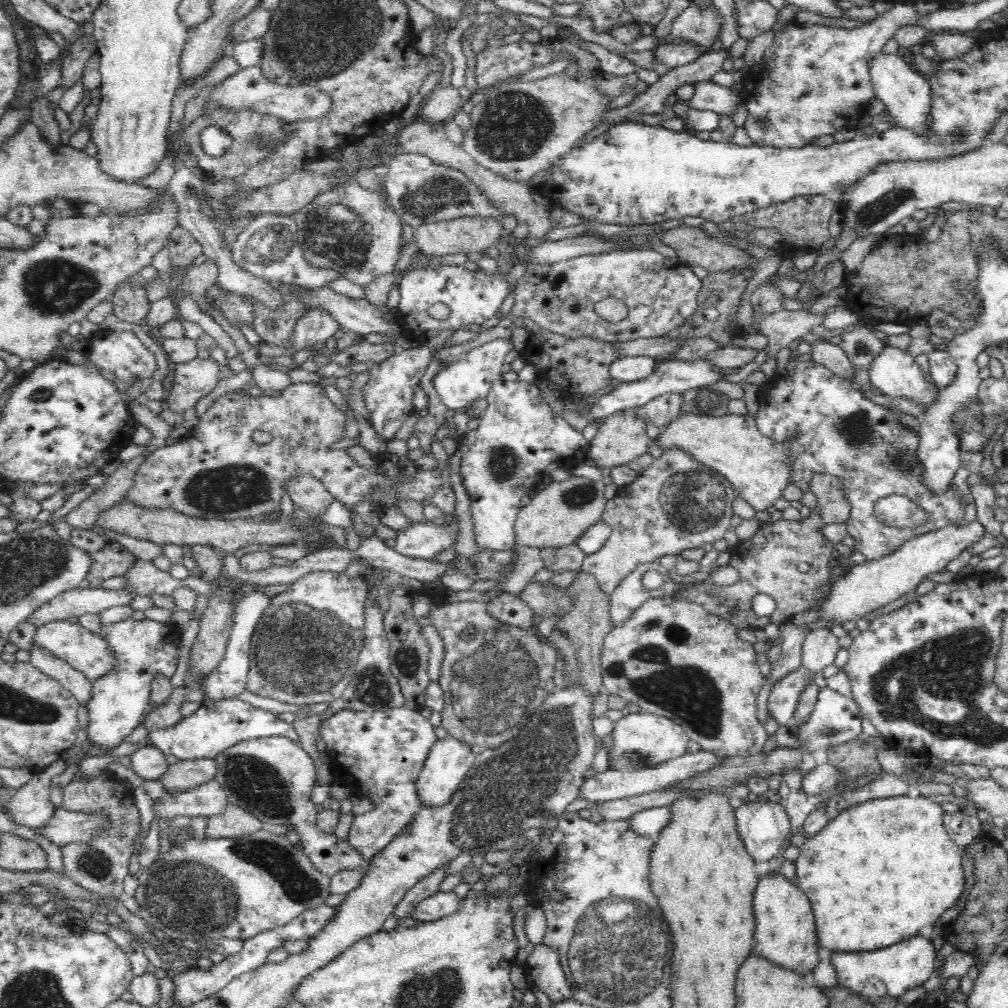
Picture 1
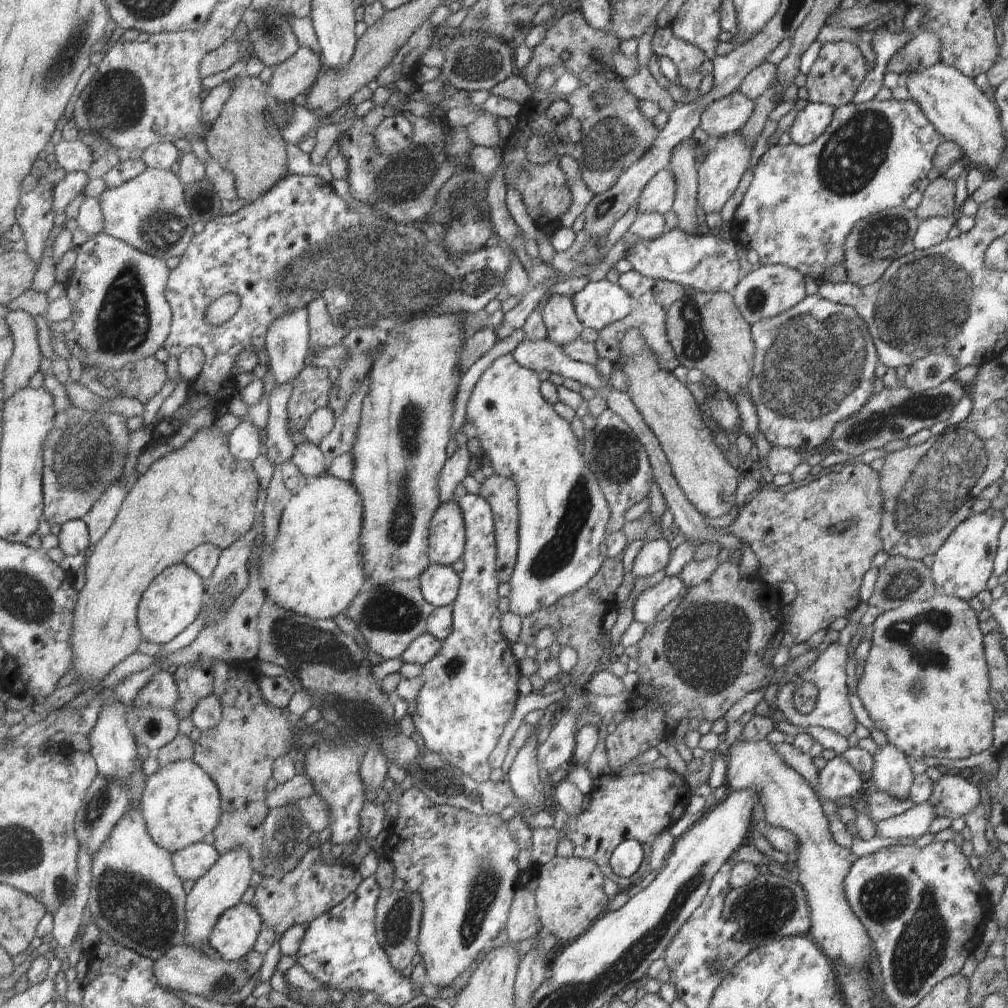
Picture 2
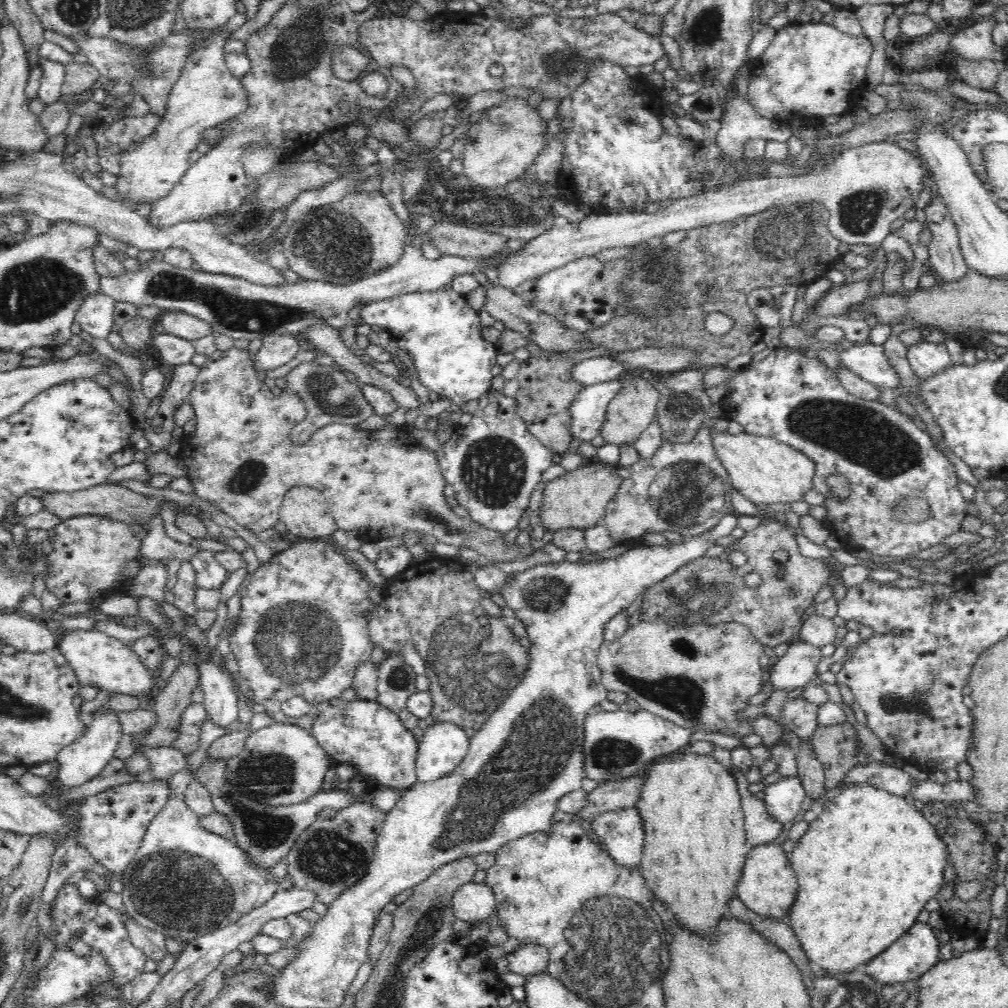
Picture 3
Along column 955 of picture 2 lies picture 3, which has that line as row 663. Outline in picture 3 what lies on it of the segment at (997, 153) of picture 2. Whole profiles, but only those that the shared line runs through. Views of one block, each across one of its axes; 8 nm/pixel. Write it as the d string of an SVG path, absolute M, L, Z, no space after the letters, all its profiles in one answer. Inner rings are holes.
M71 630L58 637L58 646L67 662L74 668L81 686L93 685L100 691L148 699L158 681L158 673L149 670L146 664L131 650L129 644L94 630Z

